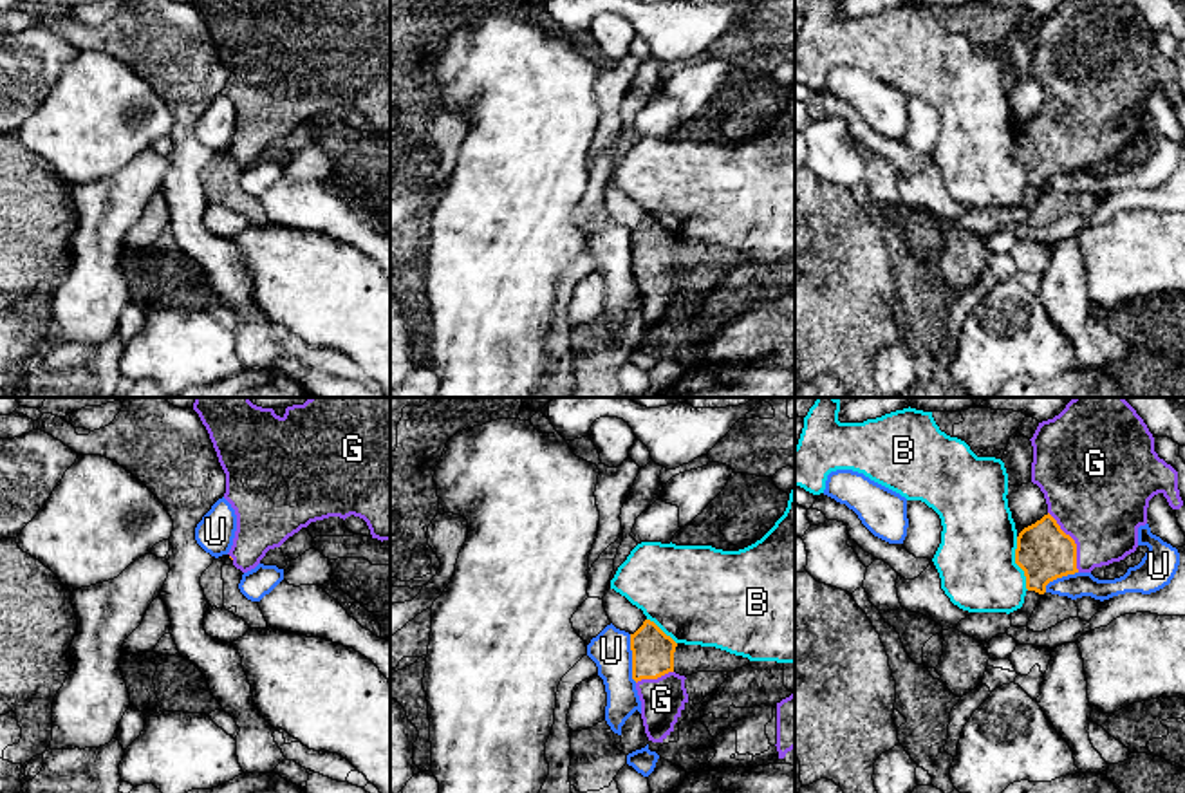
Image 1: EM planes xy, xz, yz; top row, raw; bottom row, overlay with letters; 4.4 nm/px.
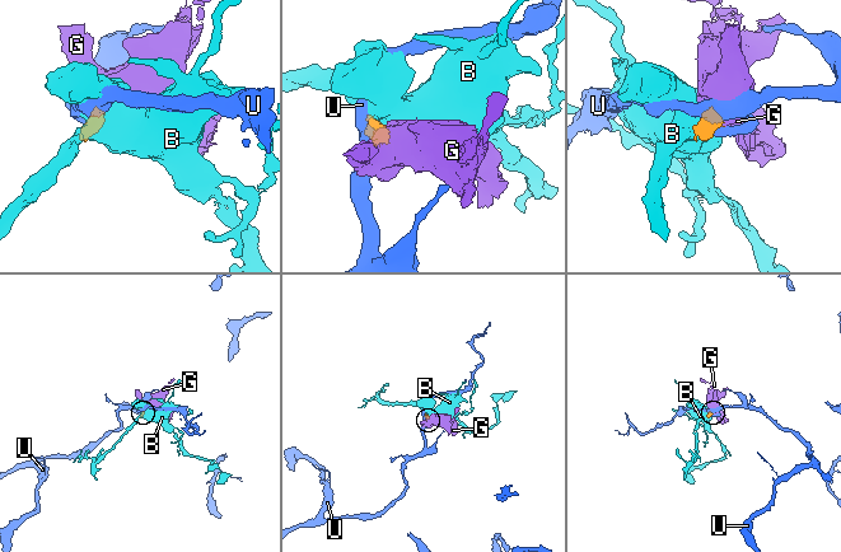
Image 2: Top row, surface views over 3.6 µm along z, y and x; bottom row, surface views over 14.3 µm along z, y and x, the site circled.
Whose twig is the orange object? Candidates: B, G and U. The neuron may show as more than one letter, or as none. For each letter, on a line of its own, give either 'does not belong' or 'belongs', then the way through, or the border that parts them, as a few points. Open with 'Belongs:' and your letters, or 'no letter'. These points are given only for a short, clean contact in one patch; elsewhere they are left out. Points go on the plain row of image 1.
Belongs: G
B: does not belong | along yz (1016, 132), (1016, 159), (1023, 167), (1028, 185)
G: belongs | across yz (1045, 149), (1061, 138), (1073, 138), (1091, 116), (1099, 89)
U: does not belong

